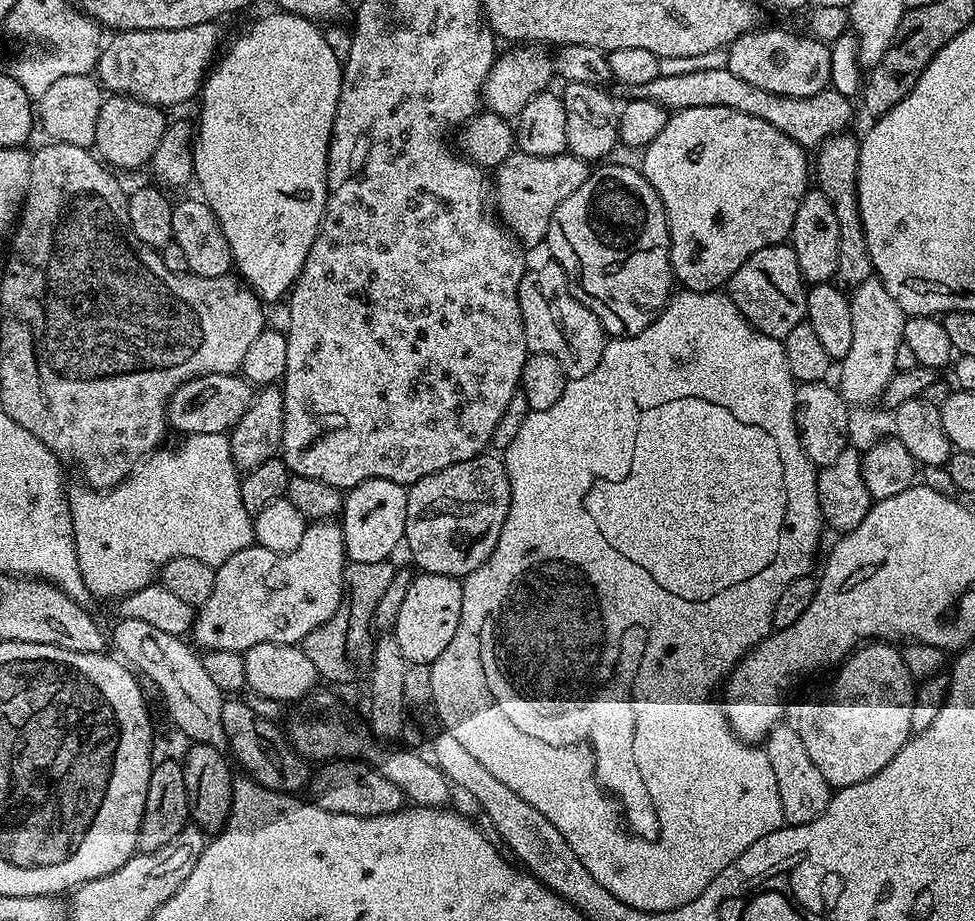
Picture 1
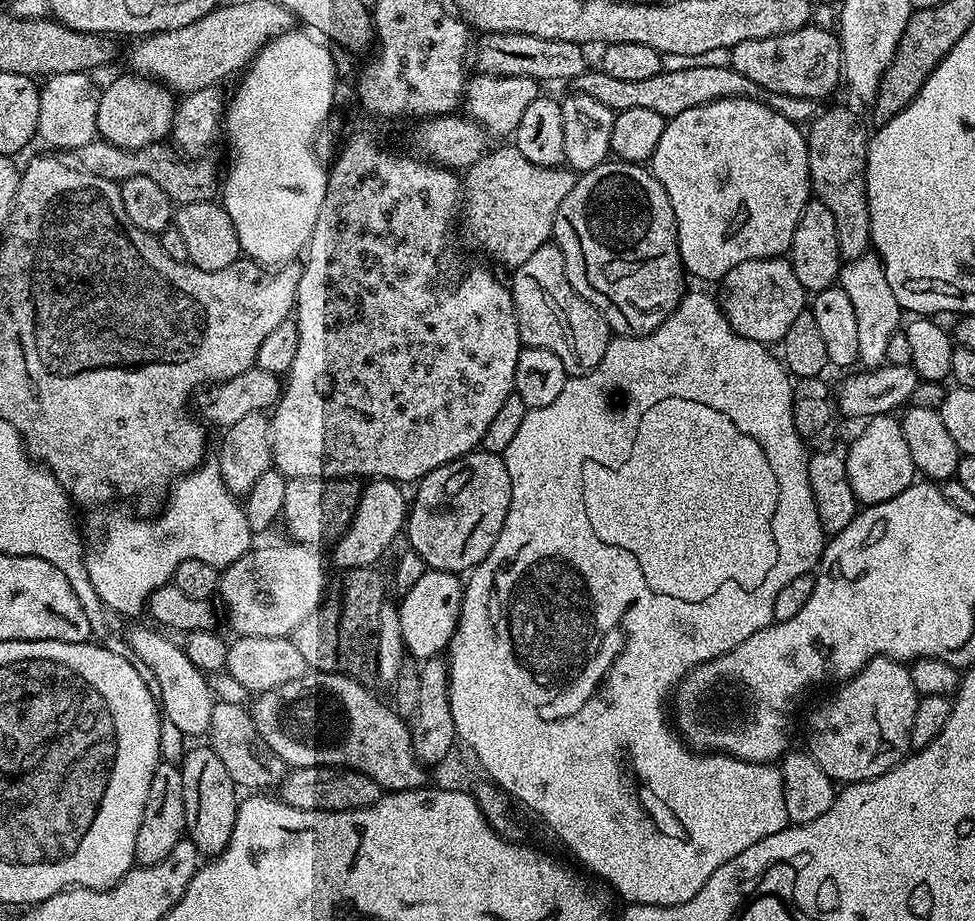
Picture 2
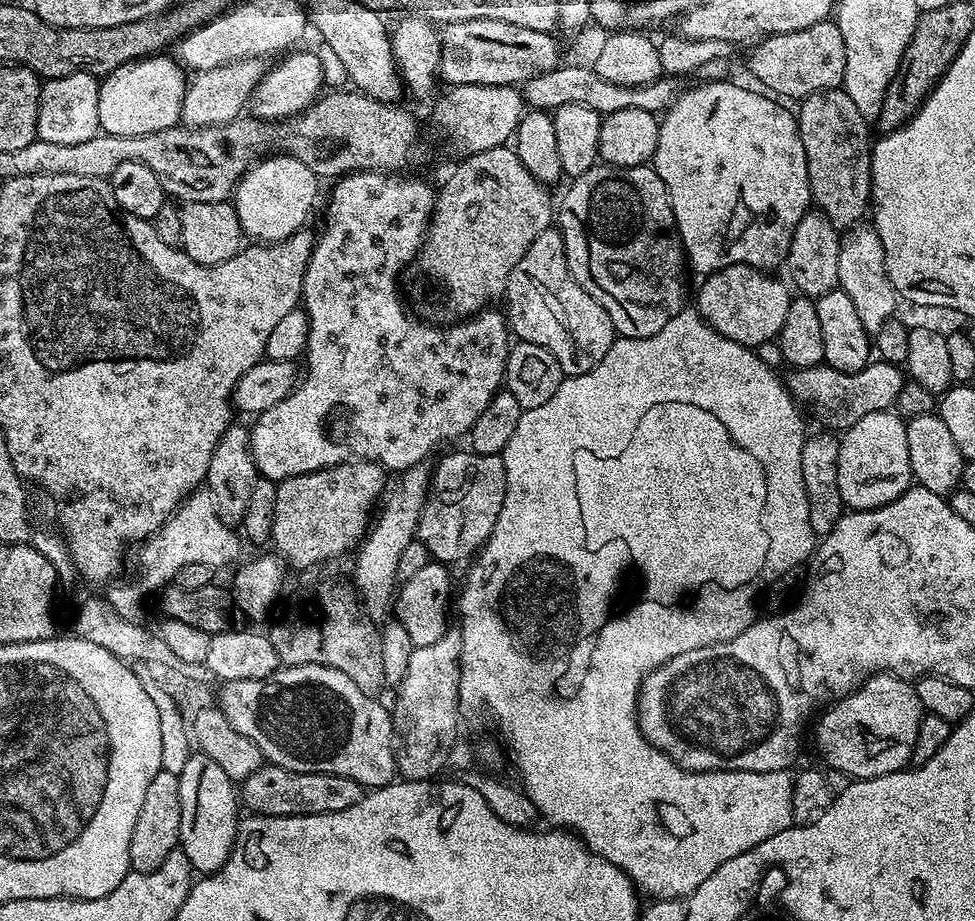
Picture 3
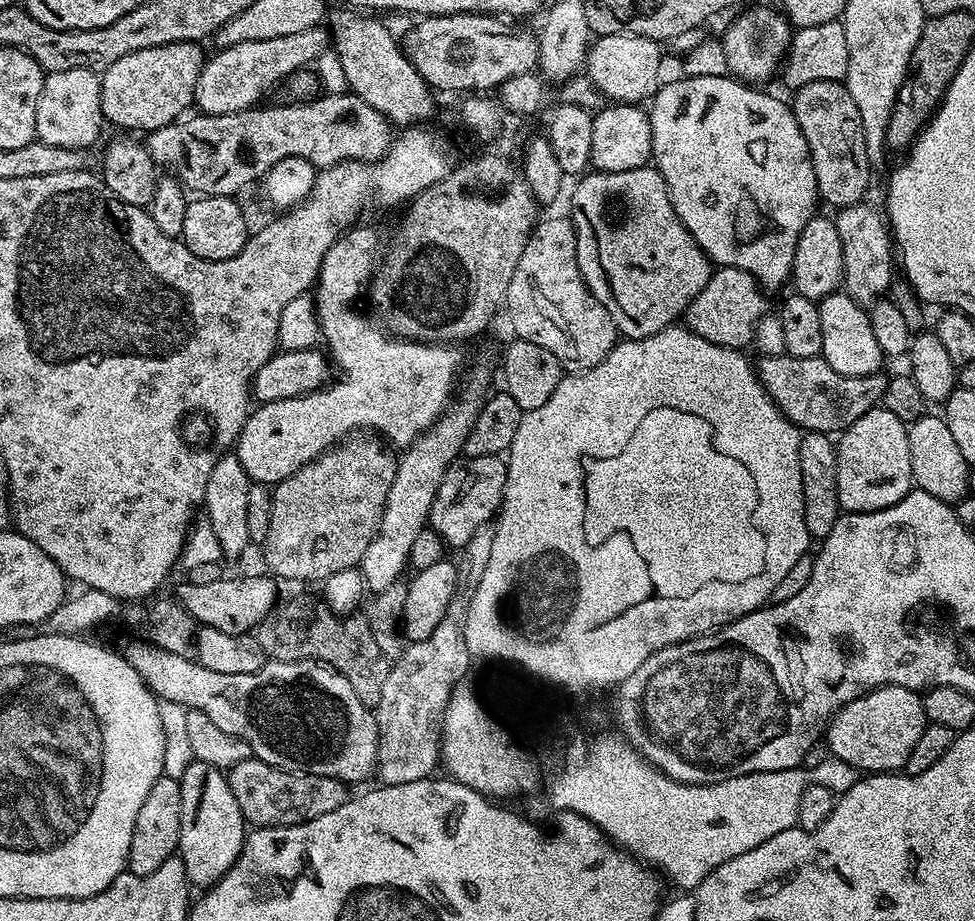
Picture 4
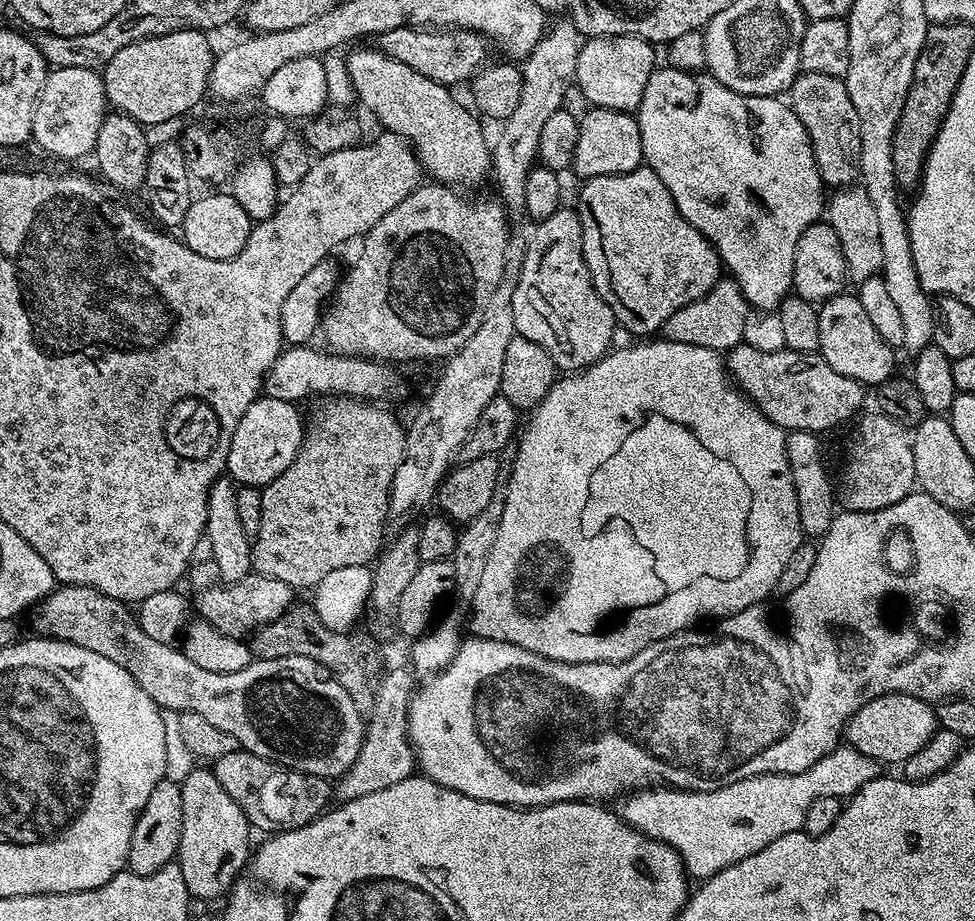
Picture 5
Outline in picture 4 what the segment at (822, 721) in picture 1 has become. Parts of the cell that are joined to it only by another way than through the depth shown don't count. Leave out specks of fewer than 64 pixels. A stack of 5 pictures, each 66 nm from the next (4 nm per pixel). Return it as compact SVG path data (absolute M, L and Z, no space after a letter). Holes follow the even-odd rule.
M883 684L840 709L826 724L828 748L833 757L868 774L892 774L903 769L910 750L928 725L924 701L915 688Z

